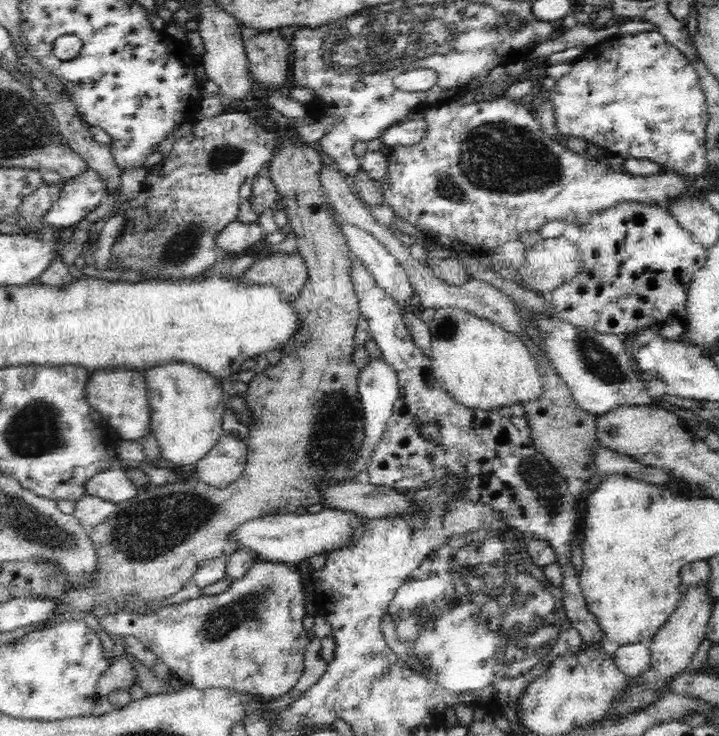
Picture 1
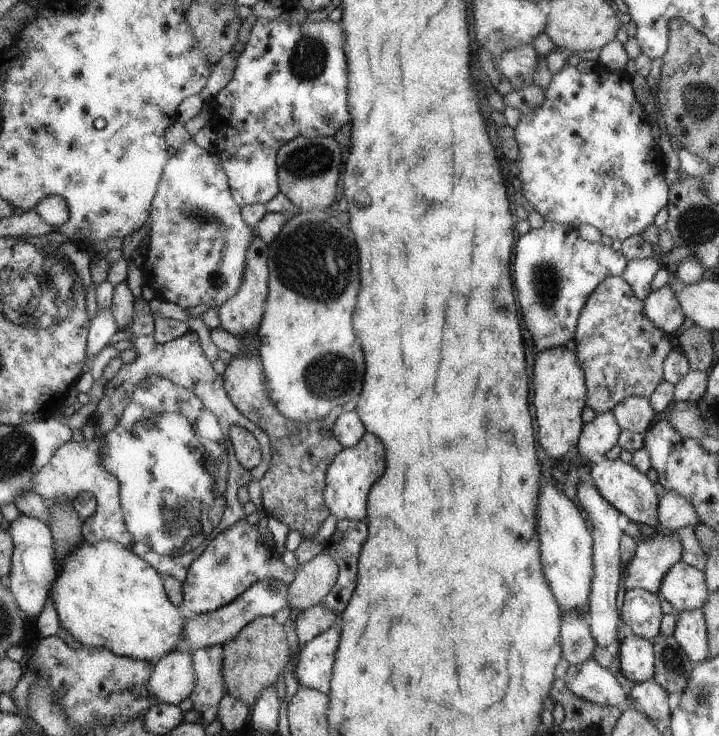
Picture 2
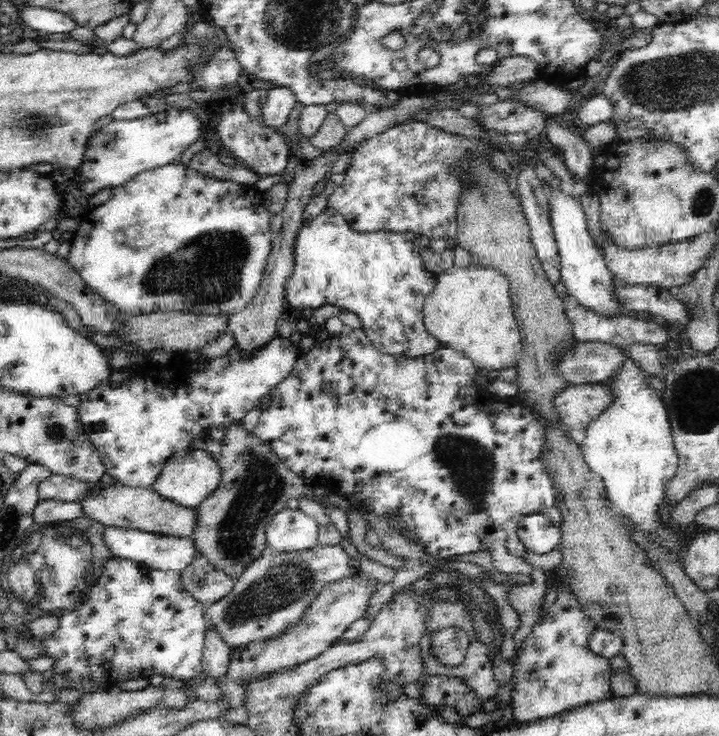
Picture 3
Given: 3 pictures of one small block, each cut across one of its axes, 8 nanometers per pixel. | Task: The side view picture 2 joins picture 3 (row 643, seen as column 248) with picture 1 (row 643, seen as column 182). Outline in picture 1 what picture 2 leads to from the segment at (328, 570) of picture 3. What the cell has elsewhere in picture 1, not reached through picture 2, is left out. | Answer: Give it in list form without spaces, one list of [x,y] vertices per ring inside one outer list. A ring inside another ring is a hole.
[[[258,560],[256,564],[248,570],[246,576],[232,582],[228,590],[220,594],[212,596],[201,595],[198,598],[180,602],[180,604],[172,604],[172,606],[166,606],[163,609],[157,610],[154,614],[149,614],[148,617],[136,617],[136,615],[126,614],[118,609],[114,611],[101,611],[98,613],[98,626],[110,635],[118,635],[123,638],[126,636],[135,636],[138,640],[142,640],[142,642],[146,644],[146,648],[151,650],[157,656],[158,660],[162,660],[162,662],[168,666],[168,670],[170,670],[169,675],[176,676],[176,678],[182,682],[182,685],[191,685],[198,689],[233,688],[234,690],[258,695],[258,697],[266,699],[266,701],[275,700],[296,686],[301,680],[302,674],[305,672],[305,666],[303,665],[305,661],[304,654],[306,644],[309,642],[307,637],[309,632],[306,631],[302,625],[302,620],[304,620],[307,615],[306,596],[304,595],[305,590],[303,585],[306,580],[307,577],[301,574],[301,572],[297,572],[294,565],[283,562],[264,562]]]

